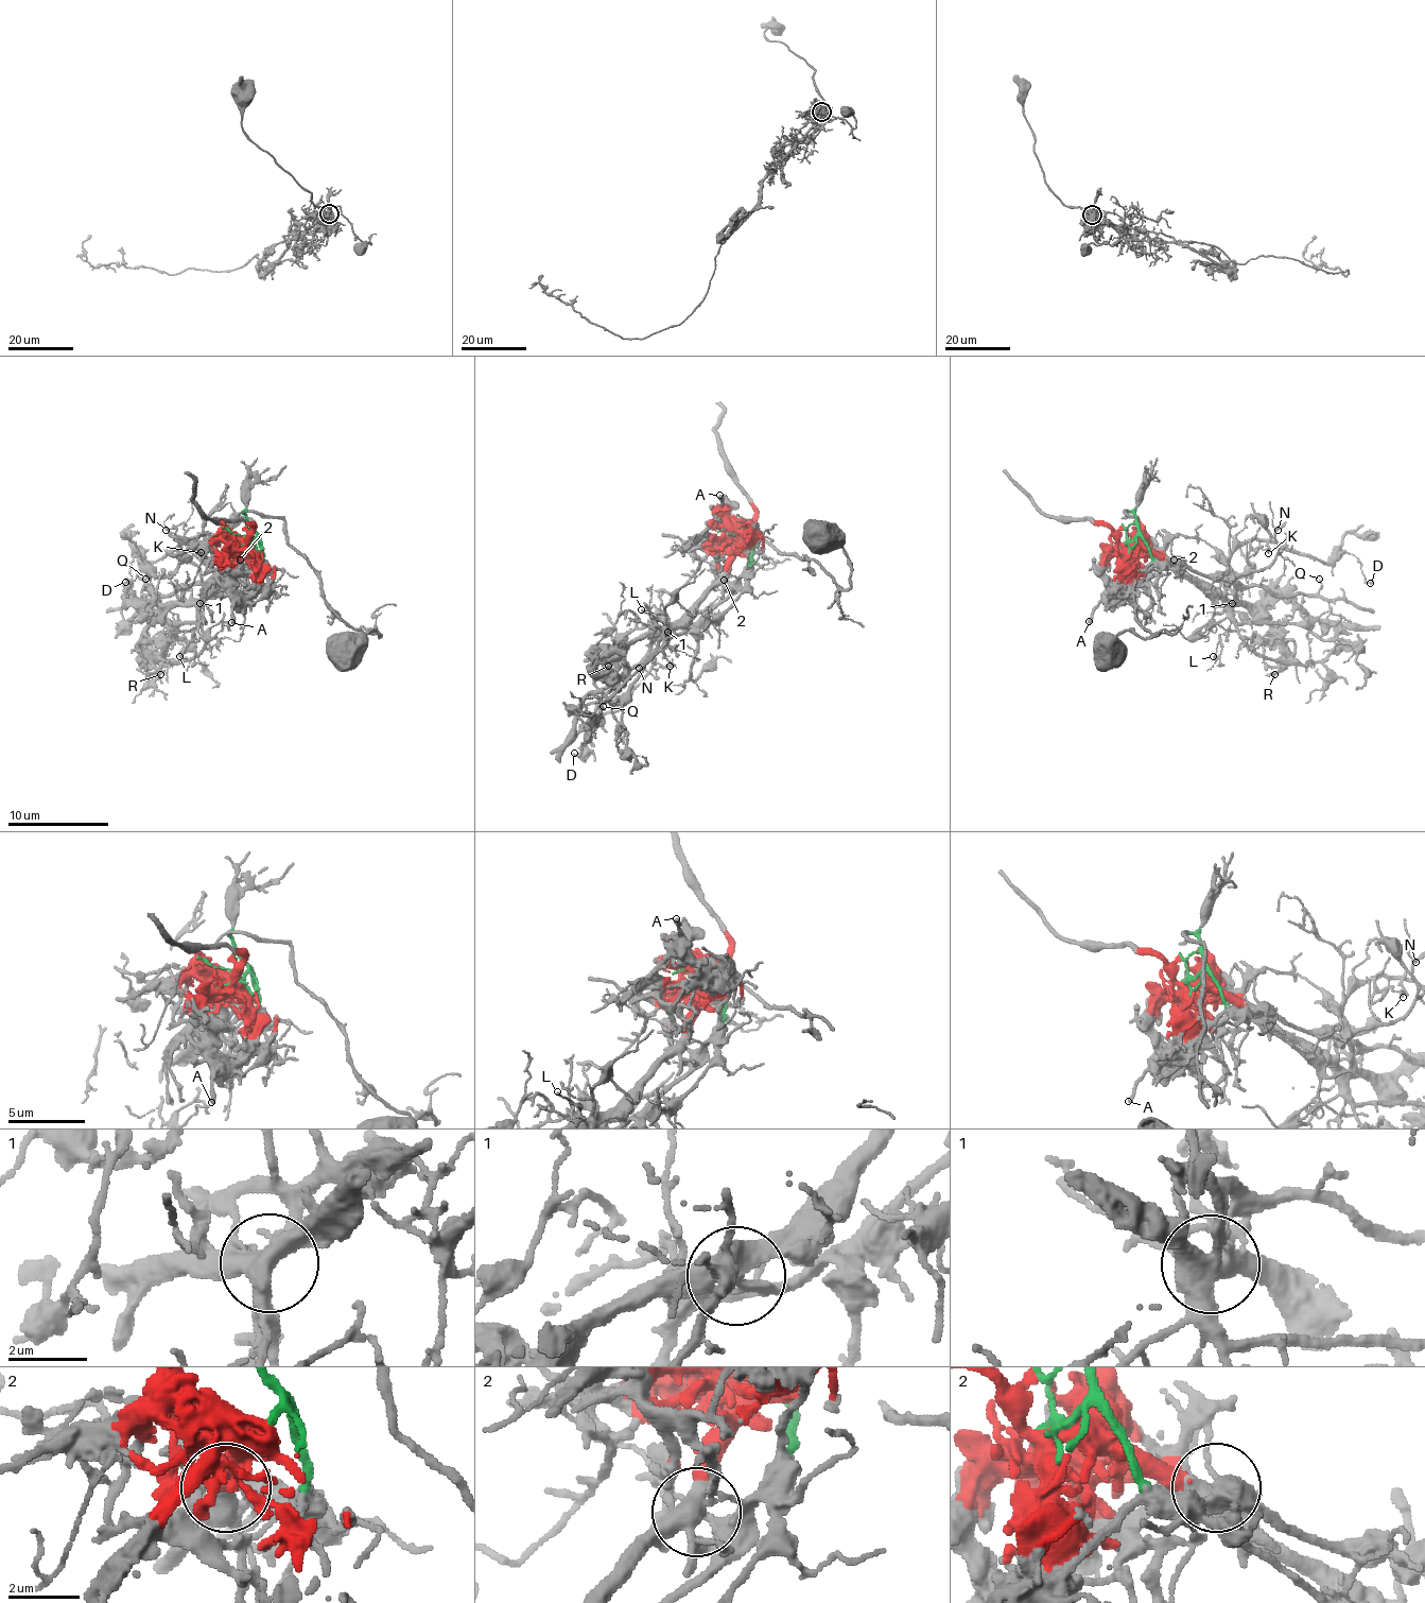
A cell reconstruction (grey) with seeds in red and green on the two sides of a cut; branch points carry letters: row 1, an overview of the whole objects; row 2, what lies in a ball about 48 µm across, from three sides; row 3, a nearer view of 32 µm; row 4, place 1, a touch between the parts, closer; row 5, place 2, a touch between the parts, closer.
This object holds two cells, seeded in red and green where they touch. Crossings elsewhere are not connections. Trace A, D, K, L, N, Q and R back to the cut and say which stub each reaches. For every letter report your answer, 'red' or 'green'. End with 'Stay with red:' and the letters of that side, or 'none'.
A: red
D: green
K: green
L: green
N: green
Q: green
R: red
Stay with red: A, R

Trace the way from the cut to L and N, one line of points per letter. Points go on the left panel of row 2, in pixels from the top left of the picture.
L: (249, 543), (257, 537), (262, 557), (257, 565), (247, 564), (210, 586), (200, 602), (200, 622), (180, 657)
N: (249, 543), (257, 537), (262, 557), (257, 565), (216, 576), (189, 540), (179, 538), (180, 526), (167, 531)

